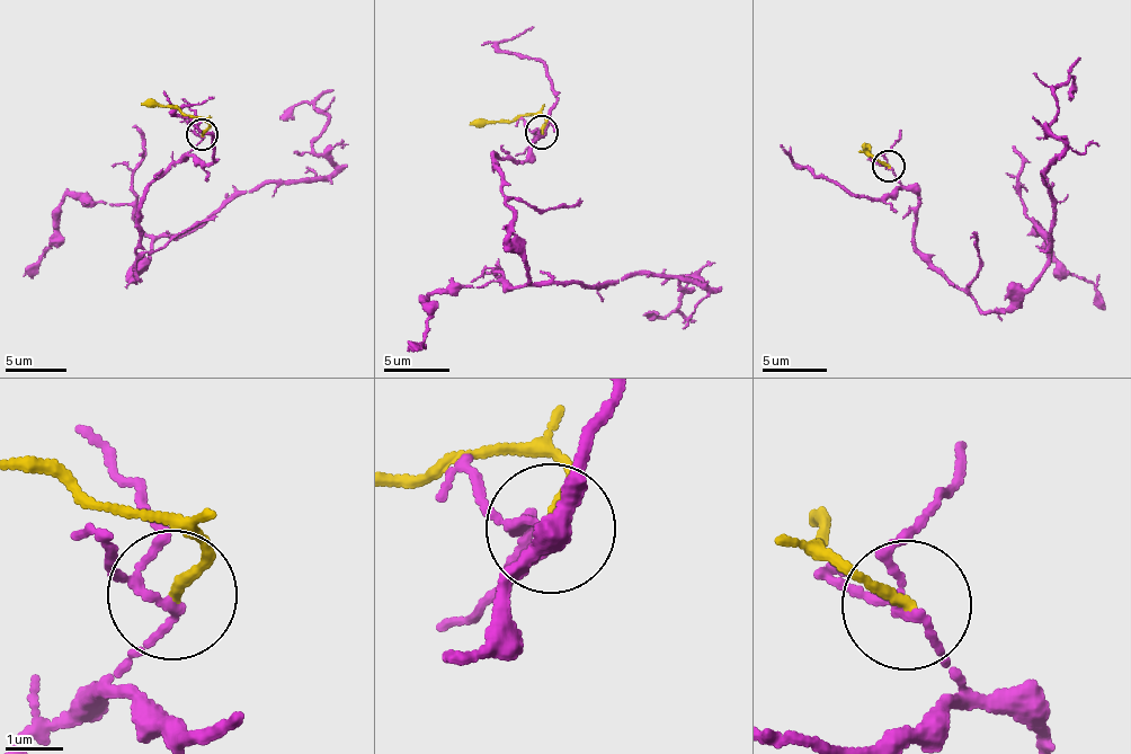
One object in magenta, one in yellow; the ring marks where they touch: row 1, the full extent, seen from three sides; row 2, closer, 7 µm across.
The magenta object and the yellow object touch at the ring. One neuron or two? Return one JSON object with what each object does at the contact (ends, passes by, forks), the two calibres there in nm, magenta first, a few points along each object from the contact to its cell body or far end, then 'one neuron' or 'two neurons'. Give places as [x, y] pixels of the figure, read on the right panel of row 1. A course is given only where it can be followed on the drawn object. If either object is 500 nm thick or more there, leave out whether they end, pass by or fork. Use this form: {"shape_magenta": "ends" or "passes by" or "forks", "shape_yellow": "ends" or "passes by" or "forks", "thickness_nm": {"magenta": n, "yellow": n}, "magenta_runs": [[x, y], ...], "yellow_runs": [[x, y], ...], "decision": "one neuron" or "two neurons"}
{"shape_magenta": "forks", "shape_yellow": "ends", "thickness_nm": {"magenta": 110, "yellow": 170}, "magenta_runs": [[889, 167], [917, 194], [917, 253], [1002, 313], [1043, 268], [1047, 133], [1072, 77], [1072, 100]], "yellow_runs": [[889, 167], [866, 154], [867, 147], [865, 150]], "decision": "two neurons"}

